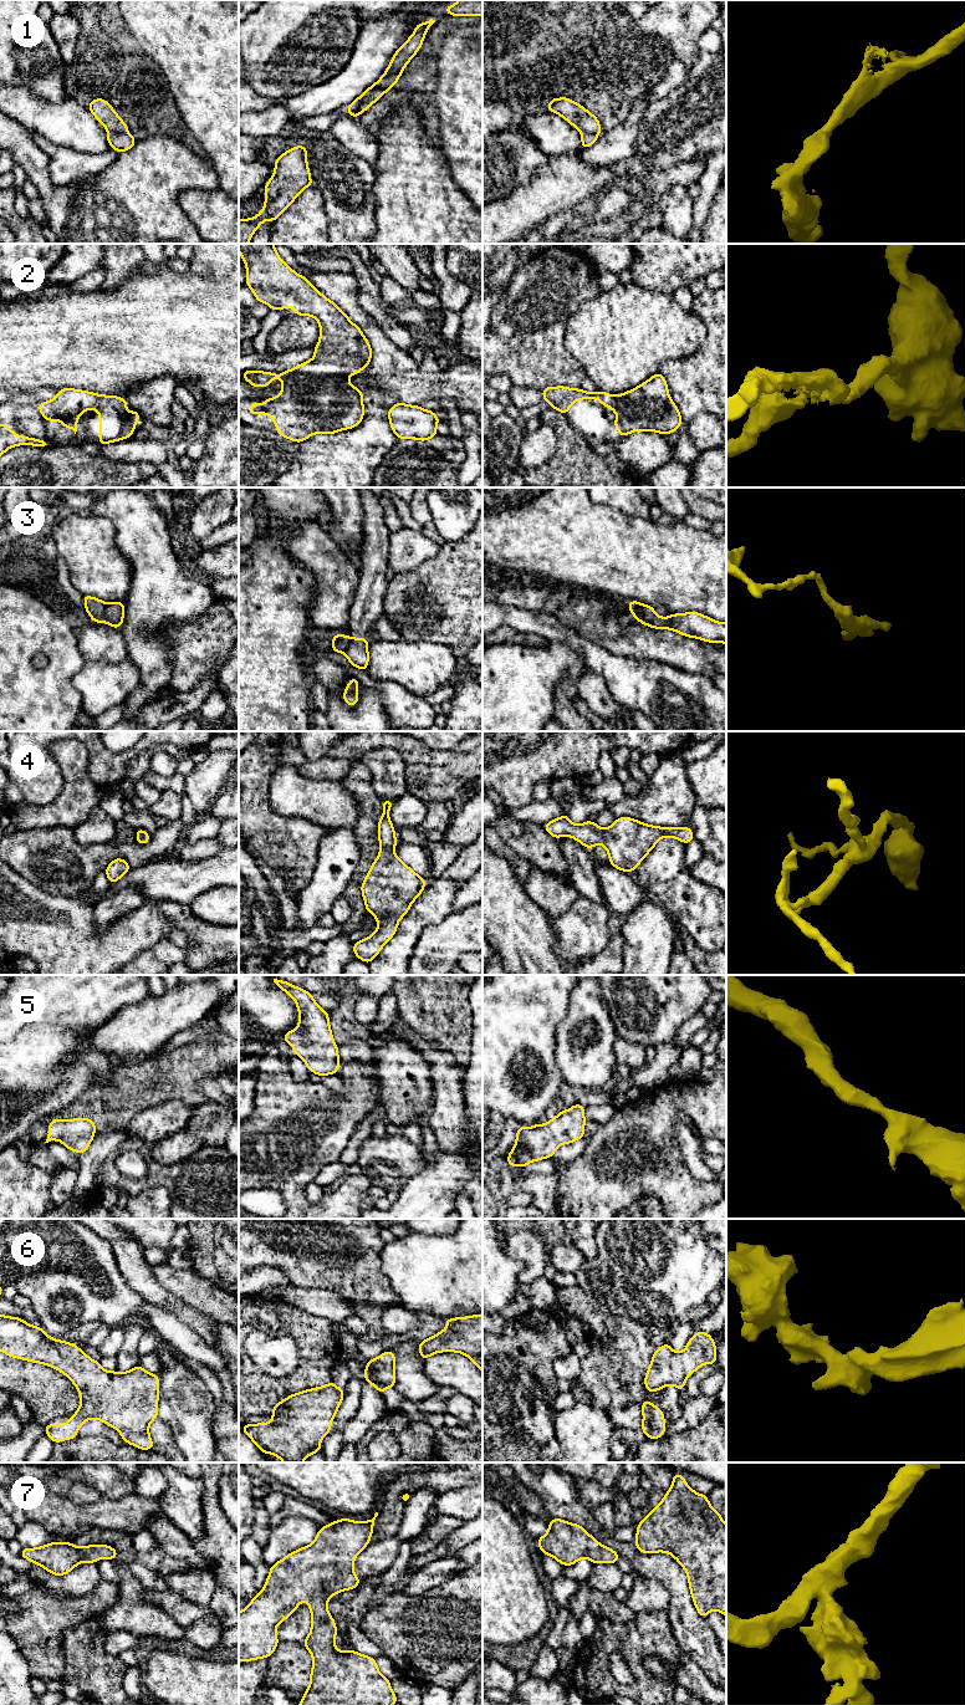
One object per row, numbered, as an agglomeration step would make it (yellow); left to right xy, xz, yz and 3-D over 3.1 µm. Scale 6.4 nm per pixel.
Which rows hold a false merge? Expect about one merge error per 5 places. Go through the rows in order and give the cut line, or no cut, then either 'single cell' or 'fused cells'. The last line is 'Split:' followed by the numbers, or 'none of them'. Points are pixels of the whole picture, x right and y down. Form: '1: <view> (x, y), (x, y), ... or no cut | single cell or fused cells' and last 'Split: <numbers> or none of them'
1: xz (401, 70), (383, 76) | fused cells
2: no cut | single cell
3: xy (106, 603), (103, 621) | fused cells
4: no cut | single cell
5: no cut | single cell
6: no cut | single cell
7: no cut | single cell
Split: 1, 3

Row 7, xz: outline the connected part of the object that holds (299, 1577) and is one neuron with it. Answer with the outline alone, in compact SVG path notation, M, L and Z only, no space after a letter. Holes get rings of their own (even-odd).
M378 1512L374 1513L372 1520L363 1522L342 1518L321 1527L311 1545L291 1552L270 1567L270 1574L264 1589L256 1593L245 1609L239 1612L239 1661L250 1661L260 1658L267 1659L279 1644L276 1627L298 1608L300 1602L310 1603L308 1609L312 1614L311 1632L302 1644L311 1653L313 1663L310 1686L298 1705L393 1705L398 1703L395 1694L390 1689L390 1681L379 1673L376 1659L356 1650L341 1652L336 1648L337 1628L327 1609L328 1599L333 1594L353 1589L361 1583L361 1579L353 1572L353 1562L357 1555L369 1545L377 1516Z

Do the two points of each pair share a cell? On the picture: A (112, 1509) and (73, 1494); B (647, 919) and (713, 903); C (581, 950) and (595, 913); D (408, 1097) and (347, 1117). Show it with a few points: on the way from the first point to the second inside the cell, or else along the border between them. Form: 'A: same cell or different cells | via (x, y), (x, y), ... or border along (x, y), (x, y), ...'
A: different cells | border along (65, 1496), (77, 1504), (92, 1504), (102, 1497)
B: different cells | border along (658, 903), (669, 914)
C: same cell | via (581, 942), (581, 933), (587, 922)
D: different cells | border along (378, 1092), (379, 1099)

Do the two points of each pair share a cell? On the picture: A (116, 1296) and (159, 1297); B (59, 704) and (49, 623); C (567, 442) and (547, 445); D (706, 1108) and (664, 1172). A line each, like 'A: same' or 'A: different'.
A: different
B: same
C: different
D: same

